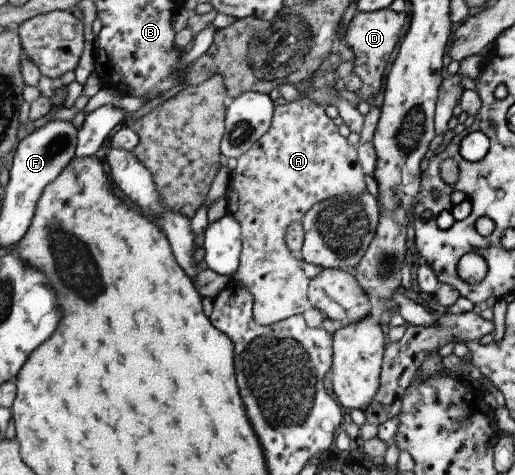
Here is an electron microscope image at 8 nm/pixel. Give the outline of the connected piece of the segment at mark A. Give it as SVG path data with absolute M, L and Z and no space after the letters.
M300 97L298 100L290 102L278 101L275 102L273 110L273 117L271 120L270 128L263 134L250 150L247 150L242 156L237 158L237 166L235 170L230 171L230 180L228 188L225 193L227 198L227 214L231 214L240 223L241 226L241 239L242 248L239 258L239 267L234 274L235 281L241 285L244 285L248 291L252 293L253 301L253 317L259 325L269 325L292 315L302 315L303 312L311 306L307 297L307 290L309 287L310 279L306 276L303 269L303 260L299 255L293 254L293 252L287 247L286 244L286 231L292 223L300 222L304 218L306 211L315 204L322 202L326 199L331 199L335 196L344 194L360 194L362 191L366 191L366 182L364 181L364 173L362 166L357 157L357 147L351 145L346 137L342 136L338 131L338 127L334 123L334 119L331 119L326 115L325 106L317 105L313 100L308 97Z

